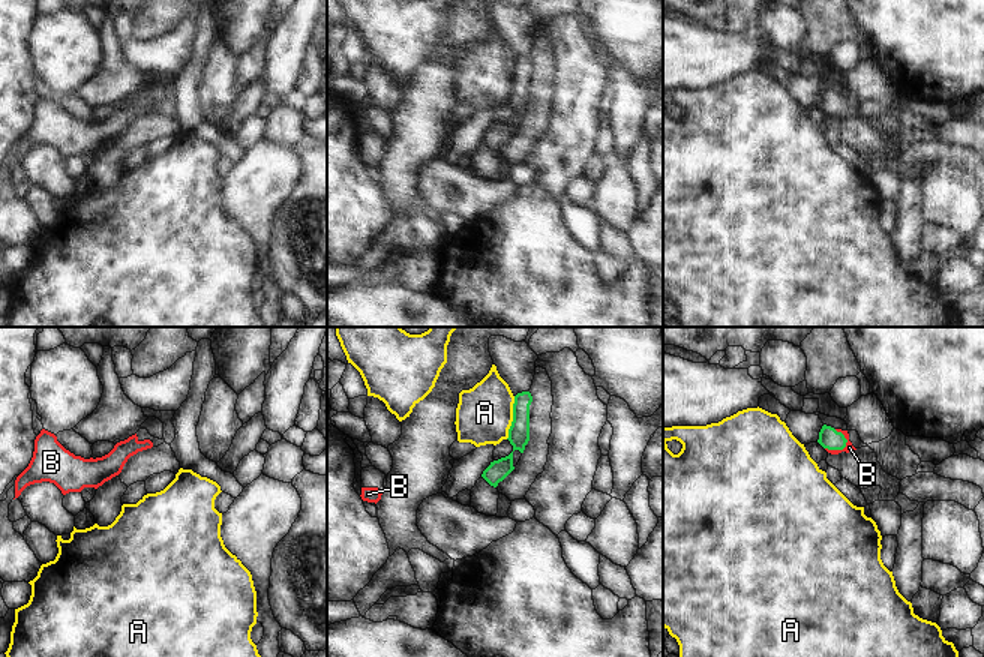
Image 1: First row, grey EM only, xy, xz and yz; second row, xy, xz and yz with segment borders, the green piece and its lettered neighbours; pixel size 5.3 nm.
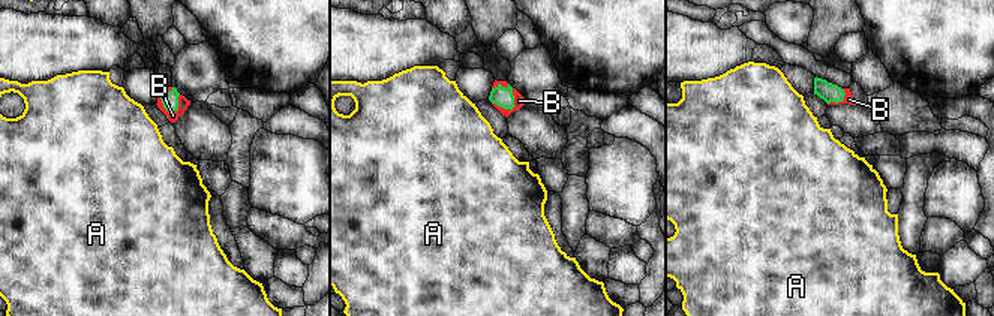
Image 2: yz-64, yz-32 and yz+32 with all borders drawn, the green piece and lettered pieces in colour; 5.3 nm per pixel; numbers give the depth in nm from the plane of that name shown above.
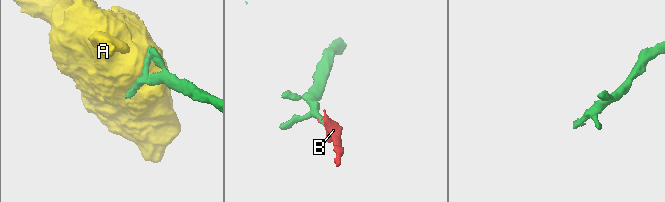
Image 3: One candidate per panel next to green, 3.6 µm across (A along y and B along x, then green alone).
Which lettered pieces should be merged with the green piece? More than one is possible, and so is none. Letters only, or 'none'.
B.

